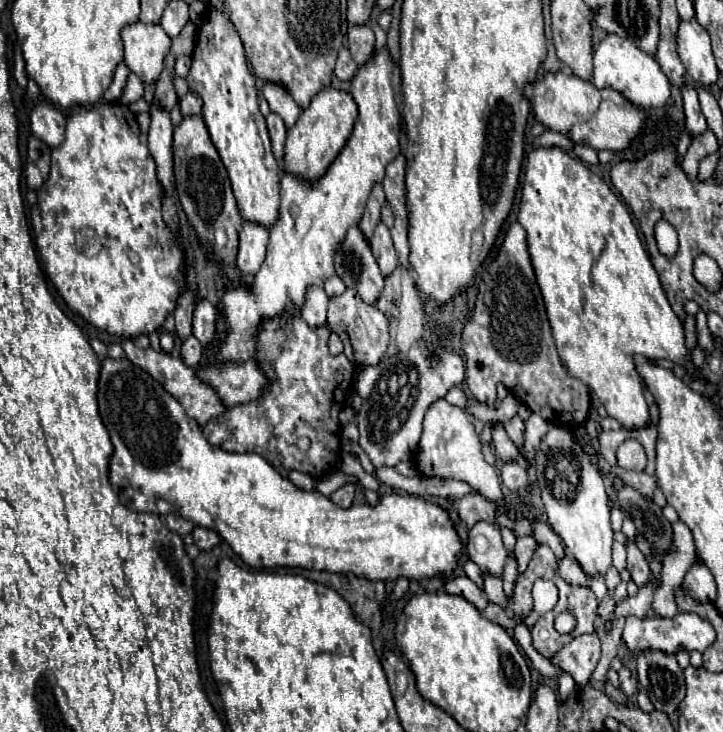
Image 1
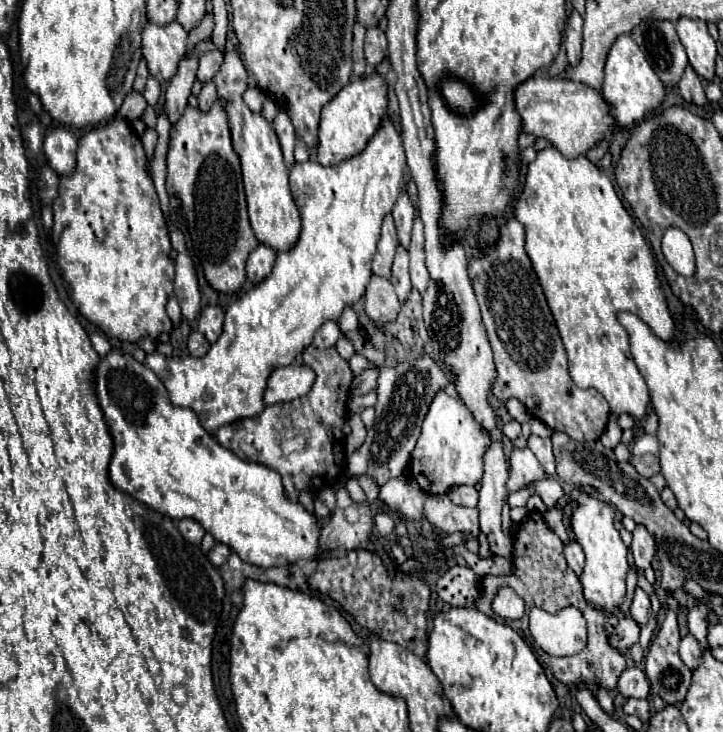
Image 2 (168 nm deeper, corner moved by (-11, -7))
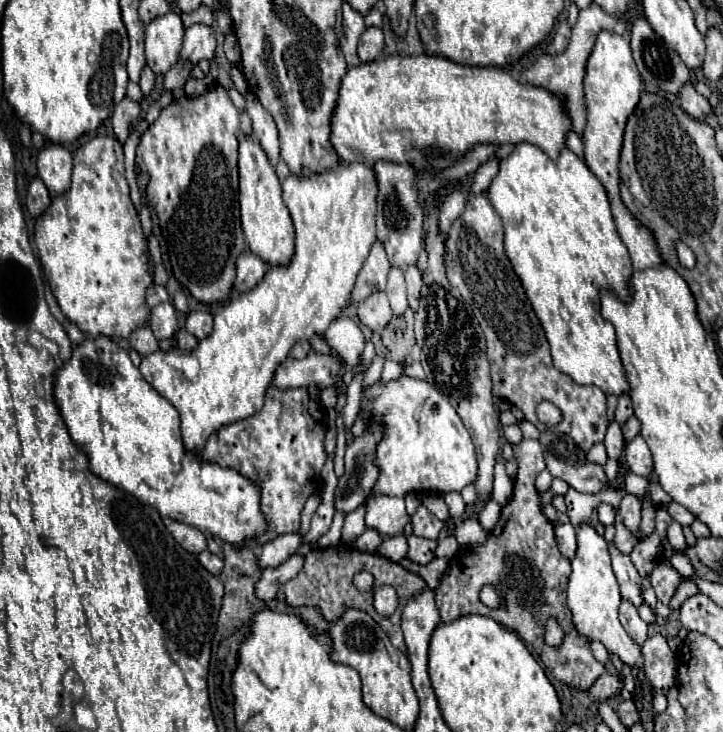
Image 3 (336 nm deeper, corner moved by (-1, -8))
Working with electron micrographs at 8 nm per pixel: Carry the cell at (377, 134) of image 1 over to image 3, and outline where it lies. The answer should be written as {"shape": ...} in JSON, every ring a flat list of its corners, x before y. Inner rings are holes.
{"shape":[[345,163,339,167,323,171,311,177,299,177,291,173,281,182,282,196,293,225,295,225,295,255,289,265,273,265,261,283,247,293,241,293,239,299,225,303,215,313,215,329,209,337,199,341,193,355,201,363,197,381,189,381,181,371,175,371,165,363,163,351,151,353,141,359,143,379,163,395,181,415,181,433,185,447,189,451,201,451,207,437,223,425,251,417,263,407,265,391,273,379,273,373,279,363,283,363,291,347,299,341,305,341,313,335,325,333,329,323,339,317,339,313,349,303,359,269,369,255,375,237,375,219,377,219,377,177,373,167,365,163]]}

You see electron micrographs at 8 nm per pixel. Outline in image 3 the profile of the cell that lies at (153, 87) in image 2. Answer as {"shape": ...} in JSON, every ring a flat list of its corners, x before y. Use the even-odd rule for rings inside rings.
{"shape":[[145,67,143,73,141,73,141,79,139,79,139,87,141,87,143,97,149,95,149,91,153,89,153,85,155,85,155,75,153,75,153,71,149,71,149,67]]}

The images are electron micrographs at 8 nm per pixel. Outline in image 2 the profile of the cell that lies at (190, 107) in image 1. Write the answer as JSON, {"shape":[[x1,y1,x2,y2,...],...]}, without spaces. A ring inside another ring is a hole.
{"shape":[[205,82,203,90,199,94,199,110,207,112,215,100,217,100,217,88,215,88,215,84,213,82]]}

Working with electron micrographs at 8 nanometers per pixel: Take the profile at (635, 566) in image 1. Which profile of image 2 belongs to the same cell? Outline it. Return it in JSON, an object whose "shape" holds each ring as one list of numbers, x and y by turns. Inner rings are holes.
{"shape":[[639,524,635,526,631,552,633,552,635,564,637,564,639,570,649,570,651,568,651,560,655,556,655,540,651,538,651,534,645,526,639,526]]}

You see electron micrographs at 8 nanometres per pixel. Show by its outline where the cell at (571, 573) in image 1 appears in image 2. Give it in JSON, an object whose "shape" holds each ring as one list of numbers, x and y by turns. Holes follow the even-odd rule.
{"shape":[[571,540,565,544,565,558,567,558,569,568,579,576,583,572,583,564,585,564,585,554,583,554,583,548,579,546,579,542]]}

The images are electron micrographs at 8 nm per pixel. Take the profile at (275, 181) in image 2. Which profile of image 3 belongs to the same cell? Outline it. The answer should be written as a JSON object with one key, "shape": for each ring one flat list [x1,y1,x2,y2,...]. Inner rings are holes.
{"shape":[[239,135,239,209,247,247,267,265,289,263,293,257,293,221,281,197,281,181,269,163,261,143,249,135]]}

